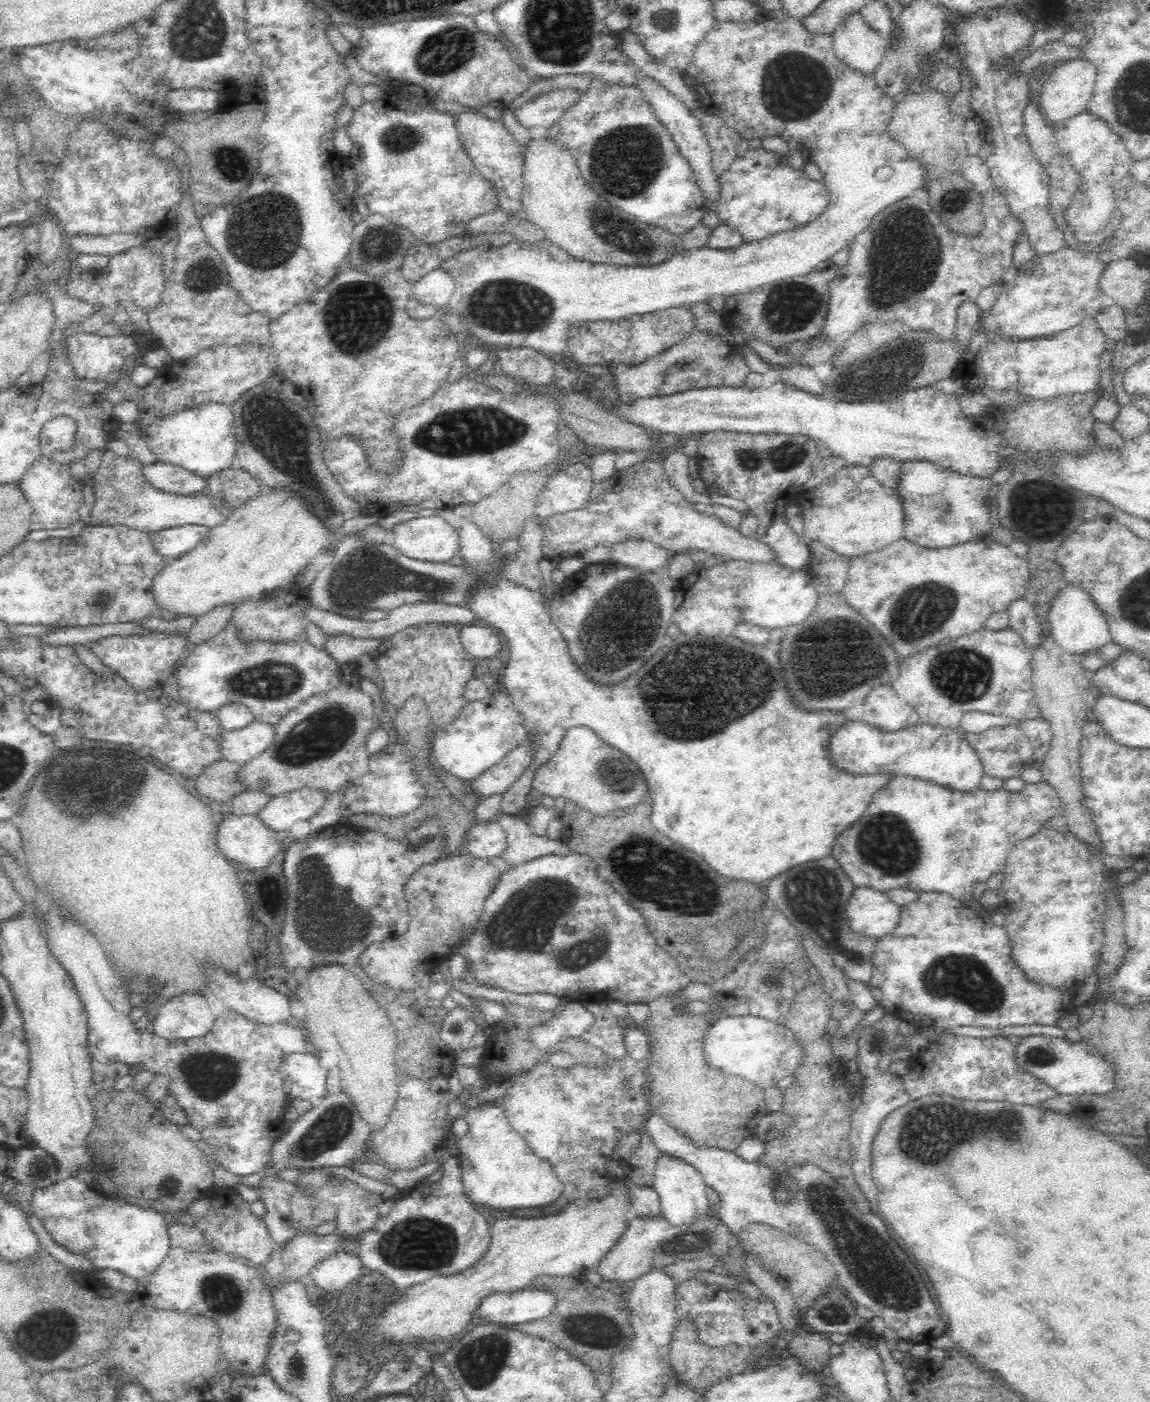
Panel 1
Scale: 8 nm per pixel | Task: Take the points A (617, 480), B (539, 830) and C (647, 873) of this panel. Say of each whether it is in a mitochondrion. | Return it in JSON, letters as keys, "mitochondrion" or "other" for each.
{"A":"other","B":"other","C":"mitochondrion"}

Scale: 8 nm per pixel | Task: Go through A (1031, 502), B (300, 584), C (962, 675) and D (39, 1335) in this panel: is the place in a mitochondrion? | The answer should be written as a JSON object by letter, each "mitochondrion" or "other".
{"A":"mitochondrion","B":"other","C":"mitochondrion","D":"mitochondrion"}

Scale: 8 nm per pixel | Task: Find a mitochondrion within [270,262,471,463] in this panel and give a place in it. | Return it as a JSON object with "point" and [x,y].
{"point":[350,326]}

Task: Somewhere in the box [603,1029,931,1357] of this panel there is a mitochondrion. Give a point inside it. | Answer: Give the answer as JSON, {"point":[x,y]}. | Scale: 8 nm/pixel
{"point":[879,1267]}

